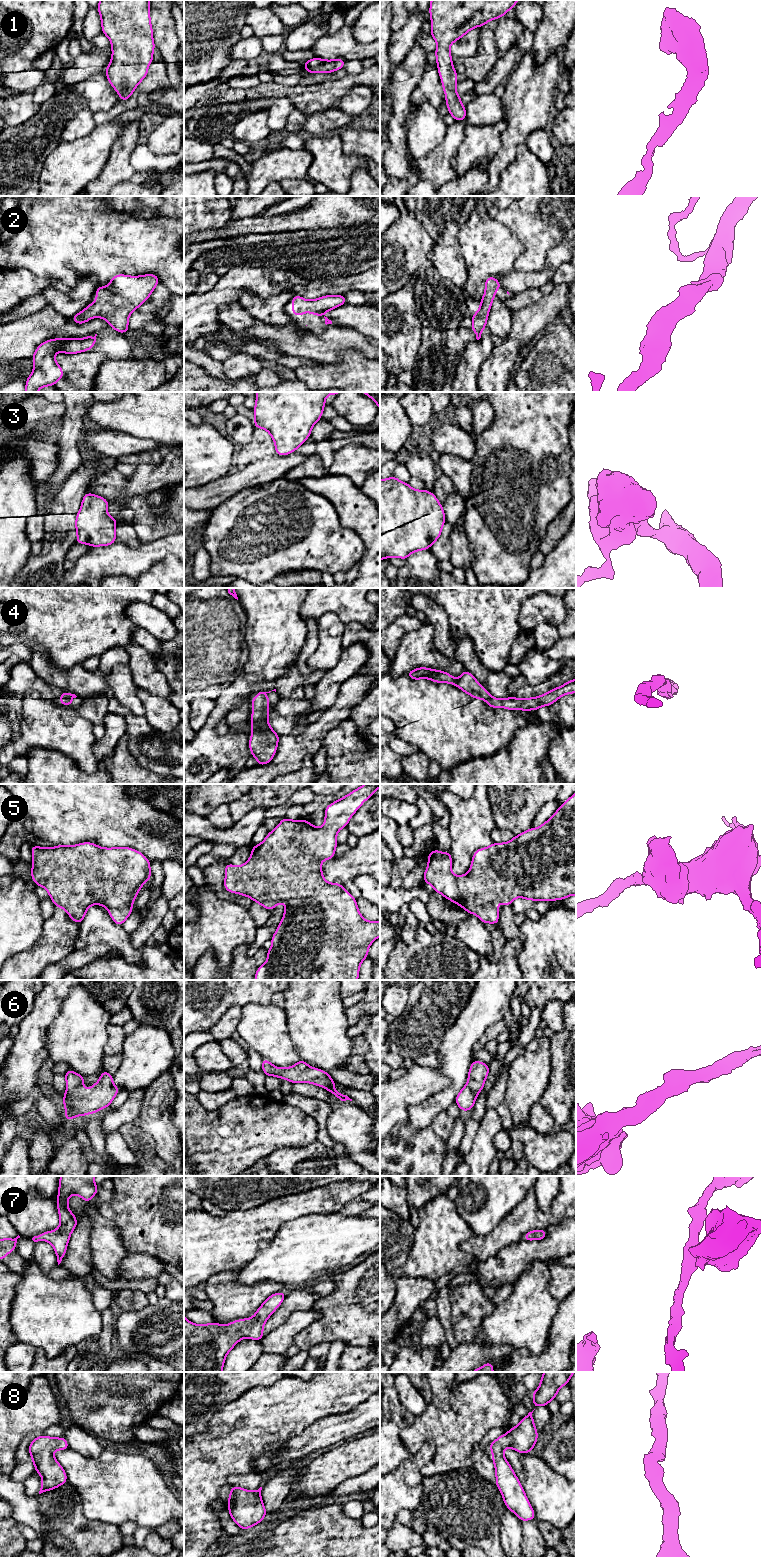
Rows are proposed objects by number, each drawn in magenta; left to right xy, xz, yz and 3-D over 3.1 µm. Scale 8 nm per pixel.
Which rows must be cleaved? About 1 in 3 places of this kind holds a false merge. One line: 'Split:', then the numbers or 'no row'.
Split: no row

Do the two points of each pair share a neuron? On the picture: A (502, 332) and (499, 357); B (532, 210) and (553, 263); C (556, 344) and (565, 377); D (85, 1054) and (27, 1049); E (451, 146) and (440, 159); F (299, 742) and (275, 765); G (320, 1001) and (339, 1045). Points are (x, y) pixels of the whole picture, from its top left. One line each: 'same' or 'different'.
A: different
B: different
C: same
D: different
E: same
F: same
G: same

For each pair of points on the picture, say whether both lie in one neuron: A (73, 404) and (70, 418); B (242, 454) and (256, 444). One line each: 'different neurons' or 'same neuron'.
A: same neuron
B: same neuron

